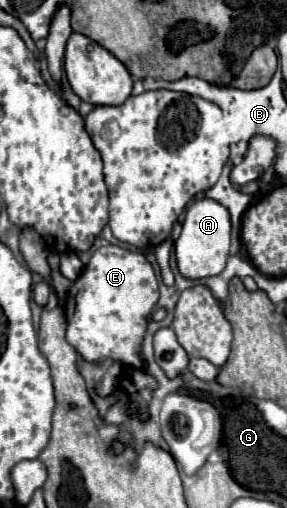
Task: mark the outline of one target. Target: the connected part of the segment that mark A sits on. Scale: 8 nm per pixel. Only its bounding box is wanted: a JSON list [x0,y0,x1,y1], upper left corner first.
[175,197,231,279]

